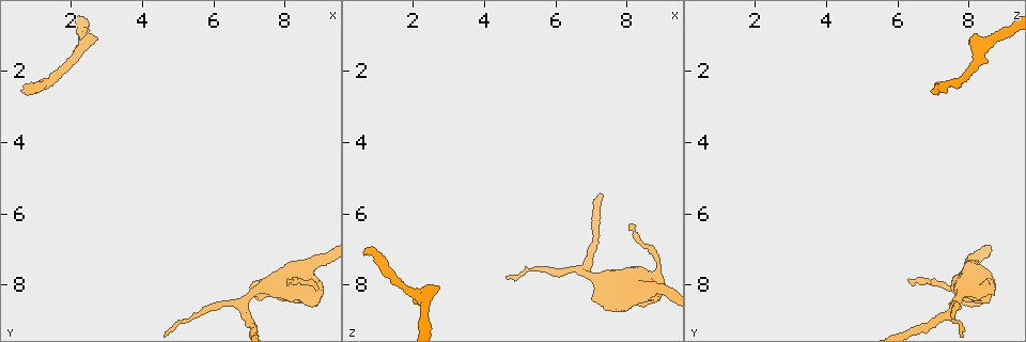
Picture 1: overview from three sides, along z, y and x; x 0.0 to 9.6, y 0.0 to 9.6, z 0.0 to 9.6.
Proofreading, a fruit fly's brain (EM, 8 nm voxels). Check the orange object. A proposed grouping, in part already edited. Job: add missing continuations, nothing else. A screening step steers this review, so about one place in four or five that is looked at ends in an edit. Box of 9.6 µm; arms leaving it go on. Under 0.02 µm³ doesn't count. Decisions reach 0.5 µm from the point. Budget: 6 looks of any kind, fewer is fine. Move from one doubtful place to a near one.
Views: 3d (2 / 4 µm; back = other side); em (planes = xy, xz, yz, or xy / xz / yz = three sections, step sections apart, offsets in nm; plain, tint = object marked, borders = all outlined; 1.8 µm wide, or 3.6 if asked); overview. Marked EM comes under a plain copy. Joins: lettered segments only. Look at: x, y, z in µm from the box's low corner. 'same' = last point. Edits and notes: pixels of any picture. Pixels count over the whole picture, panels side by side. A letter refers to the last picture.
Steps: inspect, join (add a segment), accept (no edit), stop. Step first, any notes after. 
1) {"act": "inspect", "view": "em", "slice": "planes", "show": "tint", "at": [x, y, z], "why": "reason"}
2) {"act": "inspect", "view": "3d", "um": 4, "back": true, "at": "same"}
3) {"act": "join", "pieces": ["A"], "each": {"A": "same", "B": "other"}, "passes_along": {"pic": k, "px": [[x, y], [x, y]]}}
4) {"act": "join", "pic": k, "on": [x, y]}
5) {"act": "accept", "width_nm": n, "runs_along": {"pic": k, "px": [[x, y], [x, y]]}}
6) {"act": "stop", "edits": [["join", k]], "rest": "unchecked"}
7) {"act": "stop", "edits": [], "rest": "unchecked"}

{"act": "inspect", "view": "3d", "um": 4, "back": true, "at": [8.15, 7.85, 6.30], "why": "tapers out"}

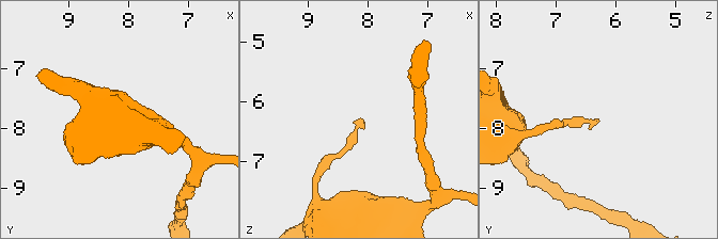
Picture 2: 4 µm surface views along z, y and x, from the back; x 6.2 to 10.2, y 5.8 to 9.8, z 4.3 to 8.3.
{"act": "inspect", "view": "em", "slice": "planes", "show": "borders", "at": [8.10, 7.85, 6.30], "why": "shape alone is not enough"}

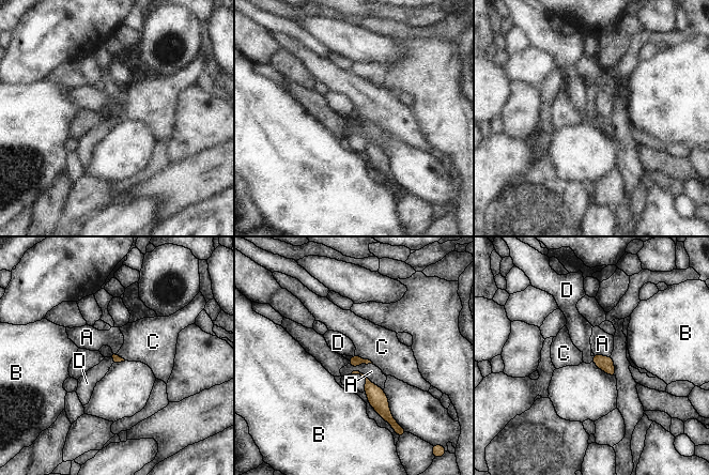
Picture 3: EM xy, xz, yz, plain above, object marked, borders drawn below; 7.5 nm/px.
{"act": "accept", "each": {"A": "other", "B": "other", "C": "other", "D": "other"}, "border": {"pic": 3, "px": [[355, 354], [373, 363]]}, "found": "none of them fits"}

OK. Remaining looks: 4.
{"act": "inspect", "view": "em", "slice": "xy", "step": 16, "show": "tint", "at": [6.80, 8.45, 7.70], "why": "thick turns thin"}

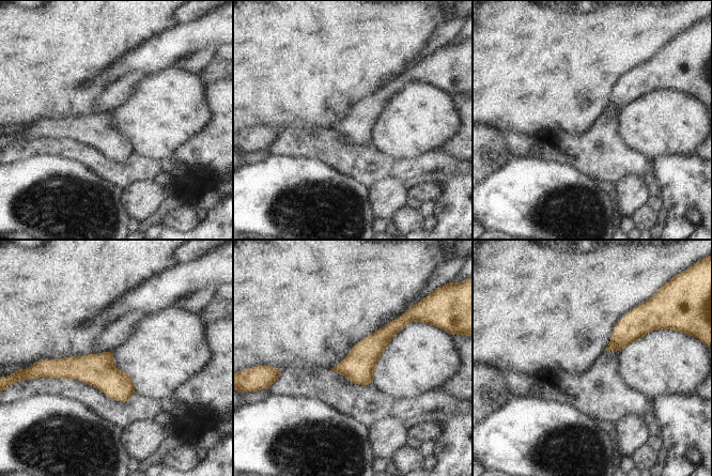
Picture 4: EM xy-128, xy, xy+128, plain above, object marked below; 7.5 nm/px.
{"act": "inspect", "view": "em", "slice": "planes", "show": "tint", "at": "same"}

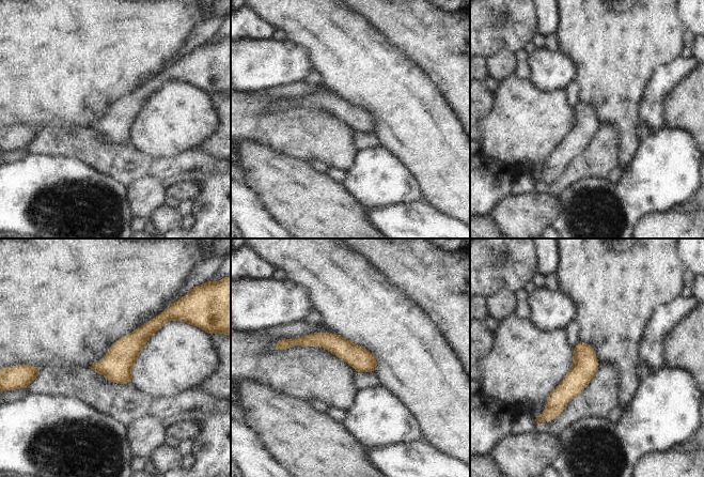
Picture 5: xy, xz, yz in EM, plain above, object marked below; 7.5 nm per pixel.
{"act": "inspect", "view": "em", "slice": "planes", "show": "borders", "at": "same"}

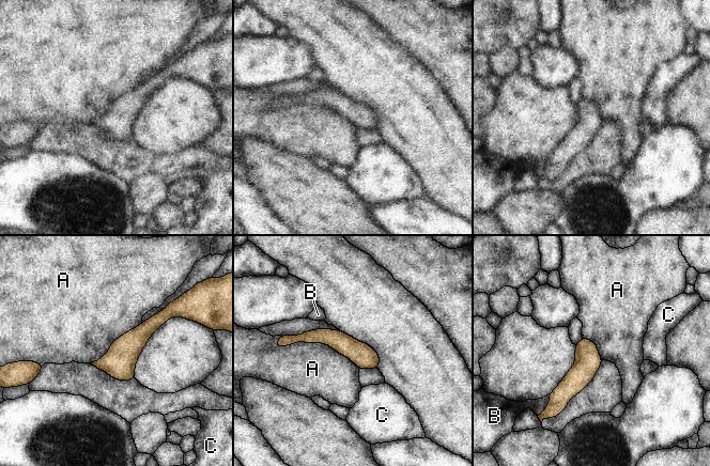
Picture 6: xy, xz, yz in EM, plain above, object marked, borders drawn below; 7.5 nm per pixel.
{"act": "accept", "each": {"A": "other", "B": "other", "C": "other"}, "border": {"pic": 6, "px": [[279, 346], [323, 342], [359, 368]]}, "found": "none of them fits"}

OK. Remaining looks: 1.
{"act": "stop", "edits": [], "rest": "unchecked"}

